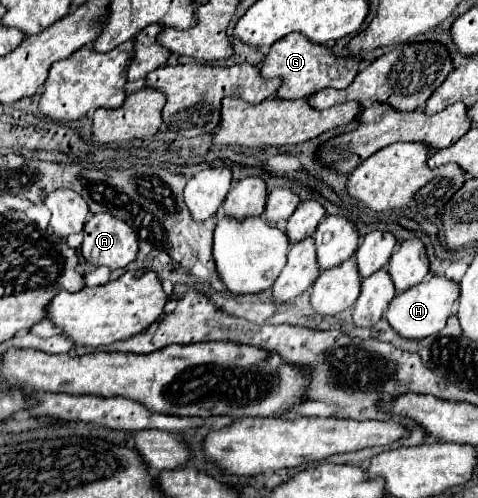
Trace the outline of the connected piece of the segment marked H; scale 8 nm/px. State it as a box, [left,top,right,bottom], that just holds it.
[386,277,458,341]

